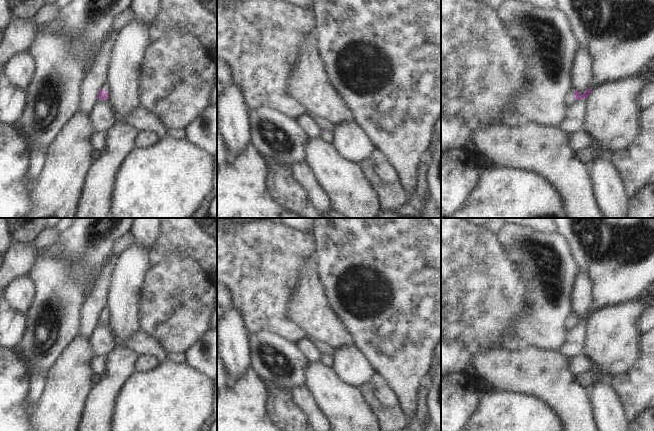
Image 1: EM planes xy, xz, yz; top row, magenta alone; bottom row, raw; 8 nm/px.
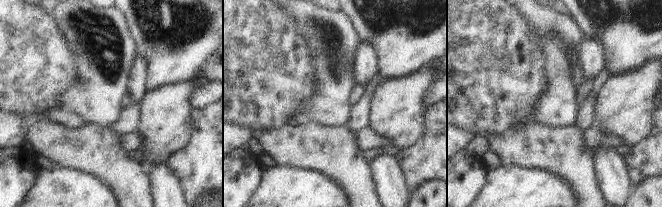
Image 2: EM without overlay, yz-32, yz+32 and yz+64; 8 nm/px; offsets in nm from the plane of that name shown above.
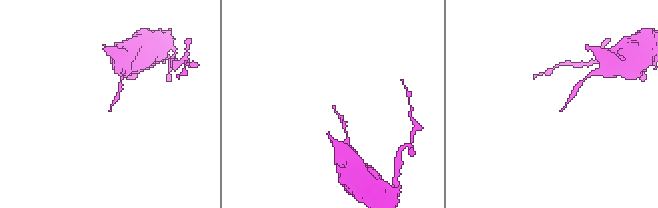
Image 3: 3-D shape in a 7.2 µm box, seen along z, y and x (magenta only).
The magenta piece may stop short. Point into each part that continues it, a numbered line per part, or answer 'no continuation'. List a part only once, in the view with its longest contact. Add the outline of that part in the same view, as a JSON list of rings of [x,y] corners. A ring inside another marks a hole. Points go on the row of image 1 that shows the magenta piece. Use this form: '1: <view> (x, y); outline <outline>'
1: yz (575, 119); outline [[[587,99],[577,100],[567,109],[566,117],[557,126],[568,134],[573,134],[583,129],[586,123]]]

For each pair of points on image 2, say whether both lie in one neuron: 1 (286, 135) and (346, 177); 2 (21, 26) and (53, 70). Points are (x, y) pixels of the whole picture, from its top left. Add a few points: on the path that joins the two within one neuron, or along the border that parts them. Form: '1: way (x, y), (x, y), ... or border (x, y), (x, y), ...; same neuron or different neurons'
1: way (301, 146), (316, 147), (331, 162); same neuron
2: way (21, 37), (42, 59); same neuron

